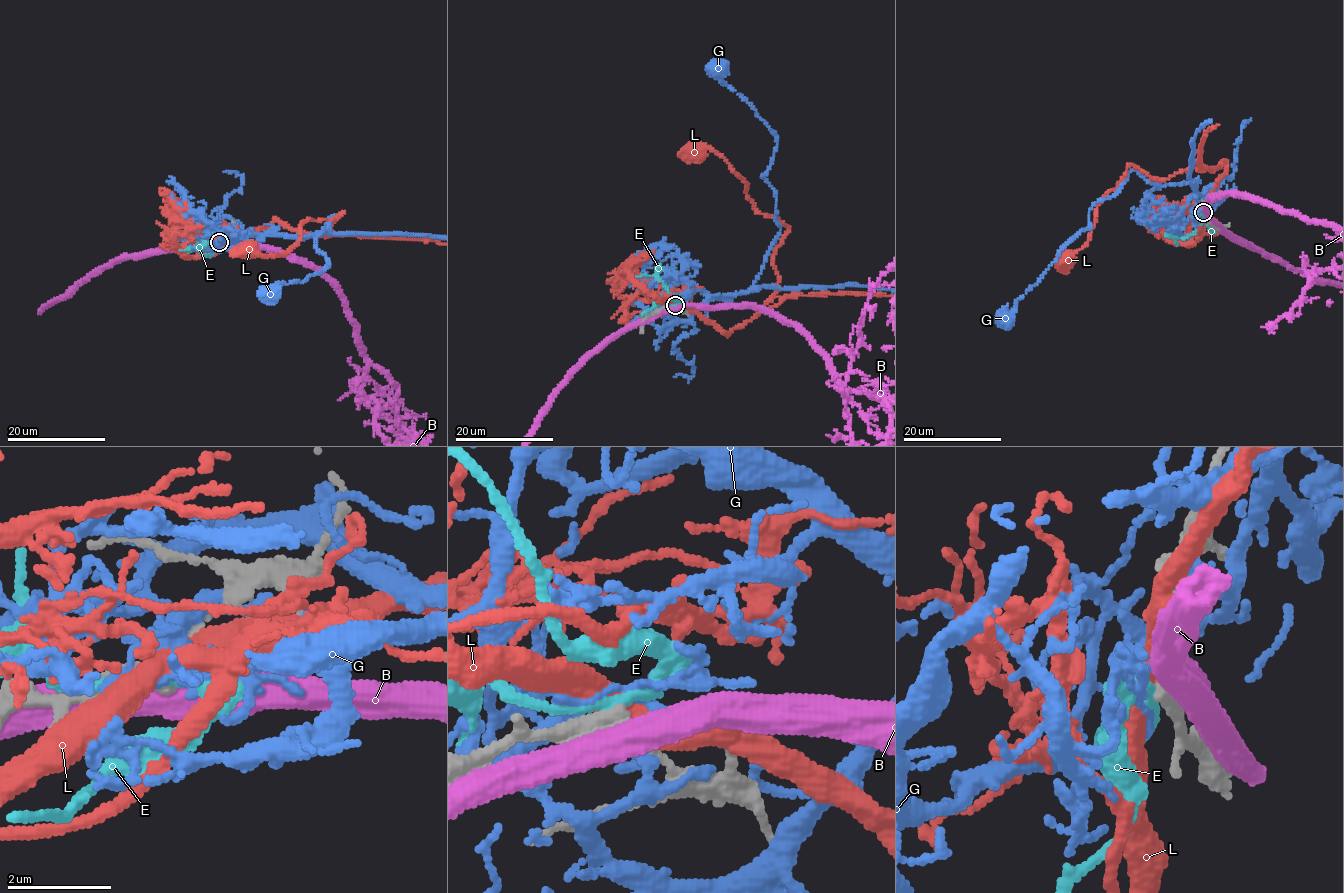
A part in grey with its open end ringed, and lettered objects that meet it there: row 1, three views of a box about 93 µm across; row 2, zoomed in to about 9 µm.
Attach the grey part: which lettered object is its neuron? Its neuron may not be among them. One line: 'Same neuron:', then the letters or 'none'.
Same neuron: none

